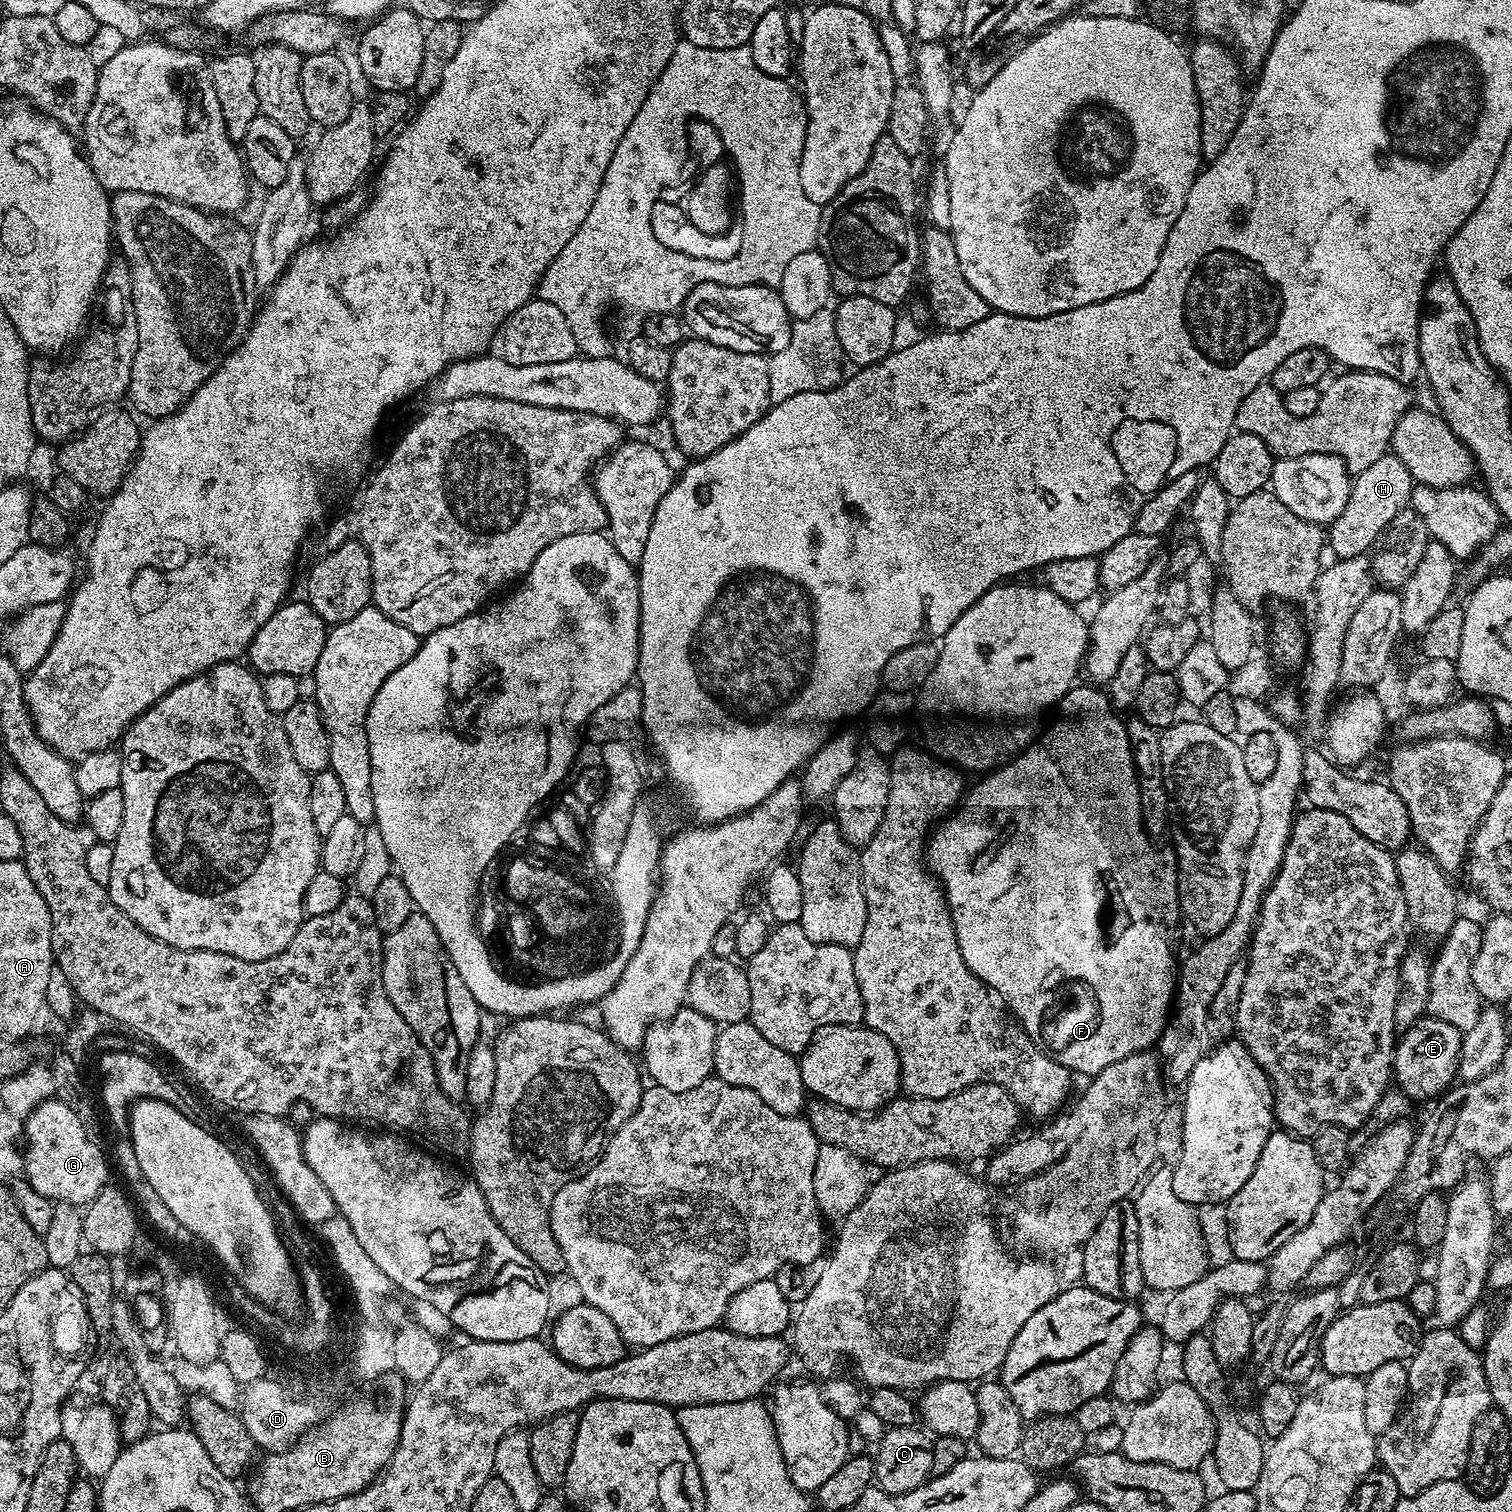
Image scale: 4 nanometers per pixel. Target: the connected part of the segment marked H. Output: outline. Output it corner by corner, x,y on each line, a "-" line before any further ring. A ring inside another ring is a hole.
1385,454
1382,458
1378,458
1378,462
1373,462
1367,470
1362,470
1362,474
1358,474
1352,480
1352,489
1346,498
1346,506
1342,506
1342,514
1338,514
1338,518
1334,518
1332,523
1327,525
1326,544
1330,552
1333,552
1331,555
1337,560
1345,560
1371,553
1373,546
1376,545
1376,539
1380,537
1382,530
1386,530
1394,514
1409,507
1413,487
1414,481
1410,470
1406,470
1406,466
1397,456

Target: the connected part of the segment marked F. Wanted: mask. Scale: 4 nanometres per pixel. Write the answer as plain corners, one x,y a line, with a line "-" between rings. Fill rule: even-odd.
1073,686
1073,688
1065,694
1064,699
1060,701
1058,705
1060,717
1049,726
1048,733
1046,733
1044,737
1041,735
1035,743
1023,749
1011,762
989,771
992,773
990,773
985,780
978,781
973,788
971,785
971,787
967,789
966,795
963,797
959,807
947,818
939,821
939,823
935,825
934,831
926,840
926,868
938,881
943,891
944,899
948,901
948,910
952,913
952,925
954,926
958,950
969,971
977,976
985,986
991,989
991,991
1003,1001
1007,1011
1015,1017
1020,1027
1024,1029
1024,1033
1026,1033
1046,1055
1057,1060
1062,1066
1066,1066
1068,1071
1073,1074
1079,1074
1079,1072
1081,1072
1084,1078
1091,1078
1098,1075
1106,1066
1114,1066
1114,1062
1118,1062
1130,1054
1149,1051
1149,1049
1153,1047
1152,1043
1163,1034
1164,1023
1168,1020
1168,1011
1173,1011
1174,1008
1174,997
1178,987
1178,956
1176,960
1175,954
1172,953
1172,927
1178,922
1181,923
1182,920
1180,899
1178,897
1178,884
1172,881
1172,868
1166,867
1165,863
1162,862
1161,853
1152,849
1153,841
1150,839
1148,833
1144,831
1144,823
1140,820
1140,788
1136,785
1136,768
1132,765
1132,743
1128,741
1128,729
1125,721
1123,719
1120,721
1119,718
1116,717
1117,709
1114,707
1109,697
1105,695
1099,687
1088,687
1092,688

